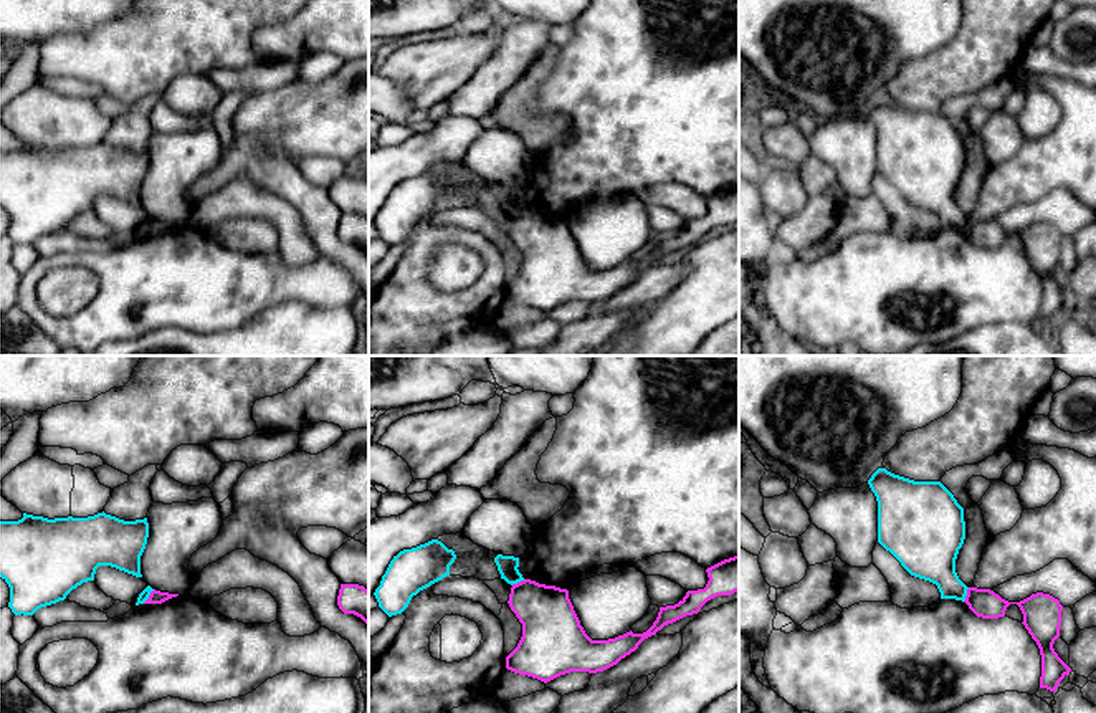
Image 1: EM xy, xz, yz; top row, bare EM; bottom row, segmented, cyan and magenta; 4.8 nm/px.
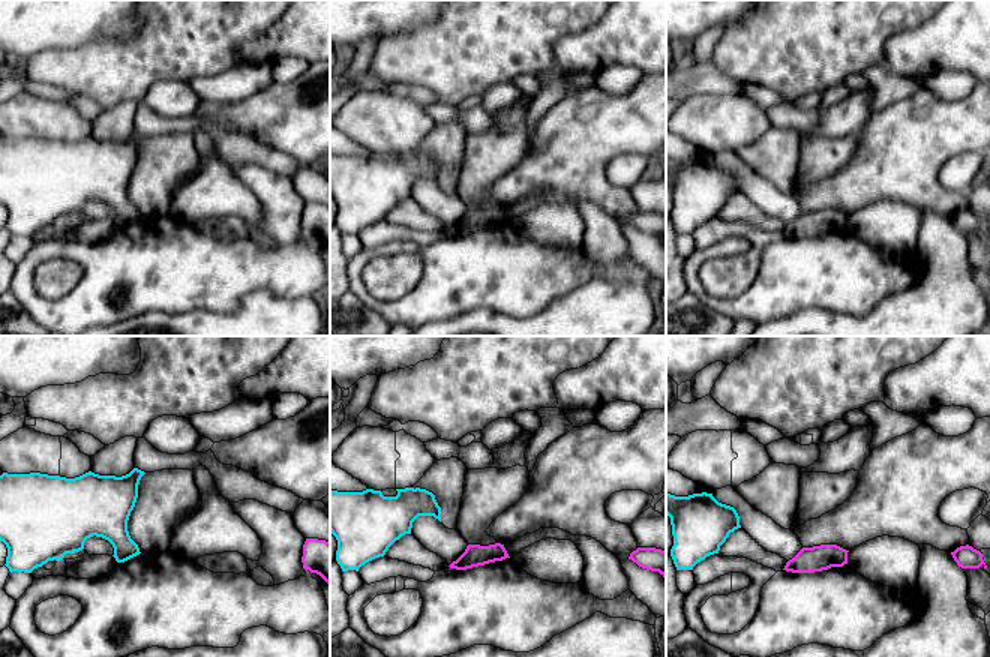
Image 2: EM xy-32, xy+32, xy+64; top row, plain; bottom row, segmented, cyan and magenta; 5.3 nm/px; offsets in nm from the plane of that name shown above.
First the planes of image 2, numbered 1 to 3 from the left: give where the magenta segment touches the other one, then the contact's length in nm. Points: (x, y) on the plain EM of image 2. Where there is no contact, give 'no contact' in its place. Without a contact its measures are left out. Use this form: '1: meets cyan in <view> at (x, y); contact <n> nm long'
1: no contact
2: no contact
3: no contact

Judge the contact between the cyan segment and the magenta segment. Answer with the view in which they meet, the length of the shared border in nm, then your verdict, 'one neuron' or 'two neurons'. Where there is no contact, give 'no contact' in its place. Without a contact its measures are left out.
meets cyan in xy; contact 90 nm long; two neurons

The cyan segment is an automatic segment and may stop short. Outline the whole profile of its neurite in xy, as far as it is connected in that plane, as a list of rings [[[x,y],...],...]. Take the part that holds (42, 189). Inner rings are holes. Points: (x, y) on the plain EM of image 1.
[[[98,142],[88,147],[33,146],[0,151],[0,207],[10,217],[8,237],[15,245],[33,245],[38,238],[64,230],[83,212],[94,210],[99,195],[111,195],[136,207],[149,167],[147,147],[124,151]]]

